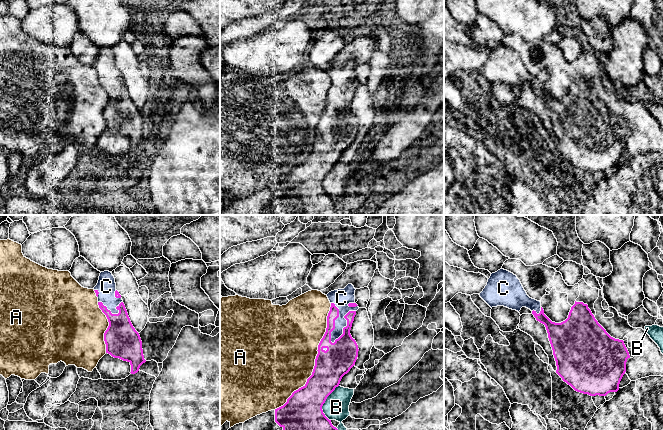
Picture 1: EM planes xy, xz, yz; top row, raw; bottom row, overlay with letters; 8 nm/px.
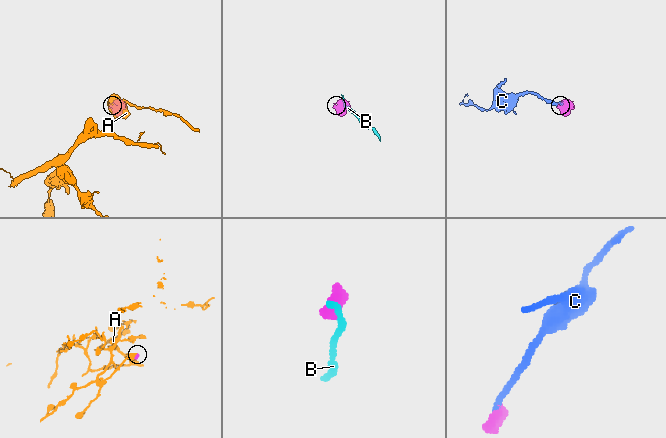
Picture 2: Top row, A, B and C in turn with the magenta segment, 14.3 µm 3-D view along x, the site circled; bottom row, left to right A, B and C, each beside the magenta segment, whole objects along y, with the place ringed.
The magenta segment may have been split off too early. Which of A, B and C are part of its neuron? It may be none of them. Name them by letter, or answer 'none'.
C

